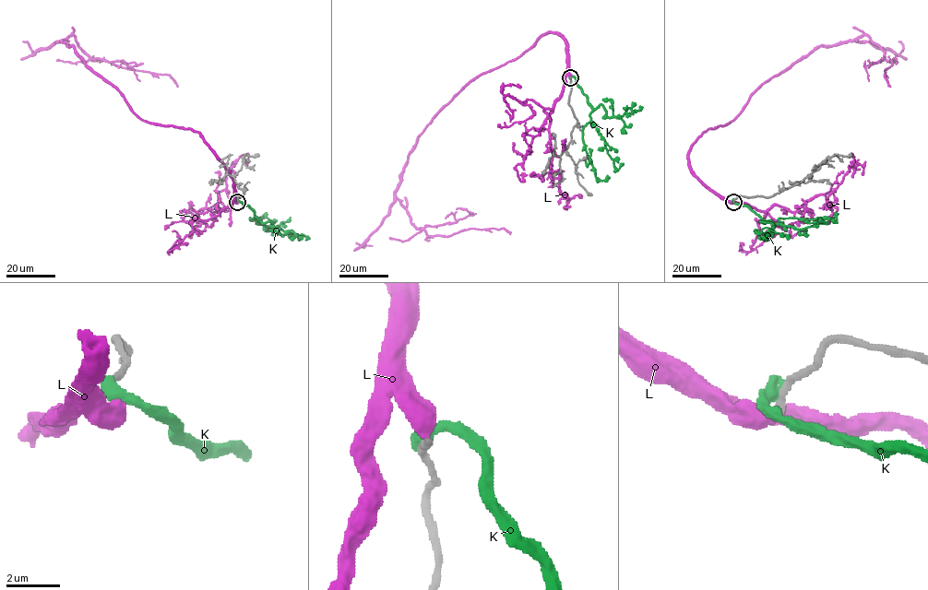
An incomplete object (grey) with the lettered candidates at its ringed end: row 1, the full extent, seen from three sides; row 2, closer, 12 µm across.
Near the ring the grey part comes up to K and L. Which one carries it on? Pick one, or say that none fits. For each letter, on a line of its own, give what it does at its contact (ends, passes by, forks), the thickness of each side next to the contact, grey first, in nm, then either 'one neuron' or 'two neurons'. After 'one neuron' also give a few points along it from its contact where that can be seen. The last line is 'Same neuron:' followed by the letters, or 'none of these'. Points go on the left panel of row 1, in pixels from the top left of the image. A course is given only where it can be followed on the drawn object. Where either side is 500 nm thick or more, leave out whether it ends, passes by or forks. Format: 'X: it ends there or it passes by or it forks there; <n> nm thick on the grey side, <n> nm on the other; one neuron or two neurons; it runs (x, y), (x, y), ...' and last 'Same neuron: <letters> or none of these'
K: 380 nm thick on the grey side, 550 nm on the other; two neurons
L: 280 nm thick on the grey side, 550 nm on the other; two neurons
Same neuron: none of these

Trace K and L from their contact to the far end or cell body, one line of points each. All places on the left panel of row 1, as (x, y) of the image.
K: (236, 200), (253, 211), (259, 220), (258, 224), (260, 224), (255, 218), (249, 218), (277, 219)
L: (237, 202), (234, 179), (197, 132), (140, 118), (62, 41), (72, 35), (92, 61), (168, 74), (177, 87)

